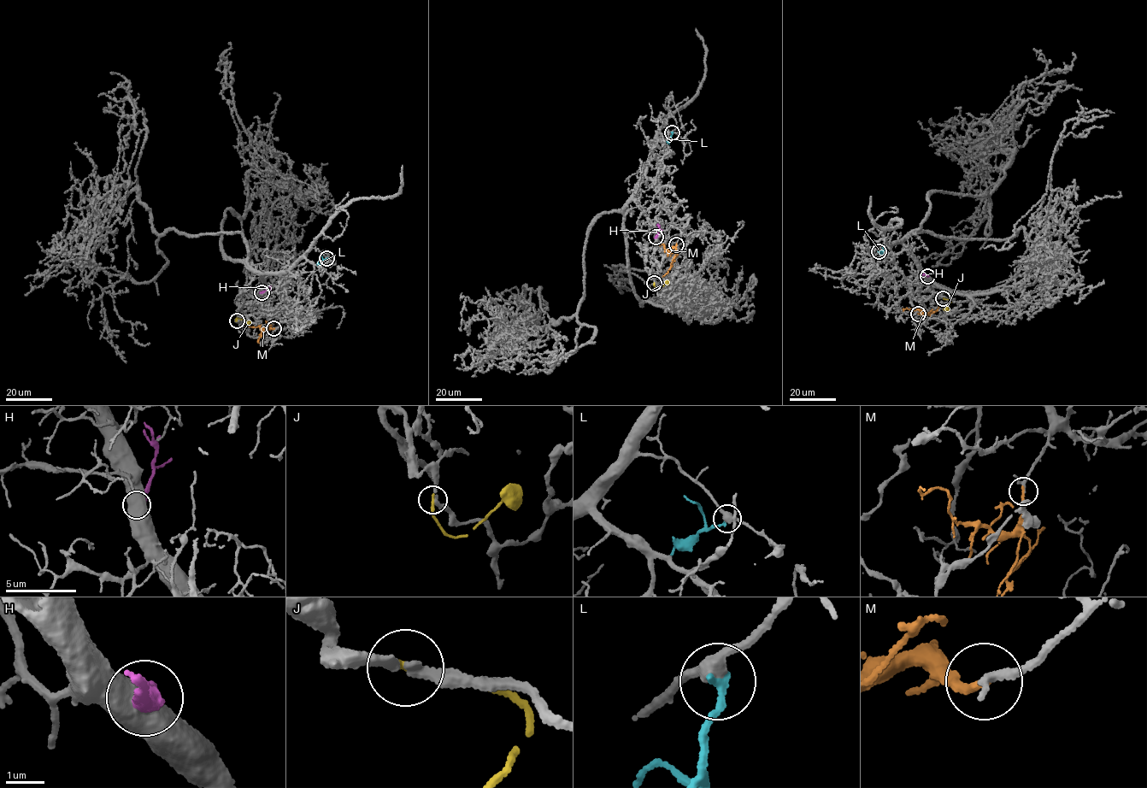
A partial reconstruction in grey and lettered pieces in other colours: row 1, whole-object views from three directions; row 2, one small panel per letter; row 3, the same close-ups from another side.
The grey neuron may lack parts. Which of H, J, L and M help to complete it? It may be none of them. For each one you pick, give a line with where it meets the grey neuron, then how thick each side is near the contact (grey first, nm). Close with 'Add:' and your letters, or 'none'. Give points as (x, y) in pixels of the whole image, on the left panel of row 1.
M: contact (273, 328); calibres 160 and 200 nm
Add: M

